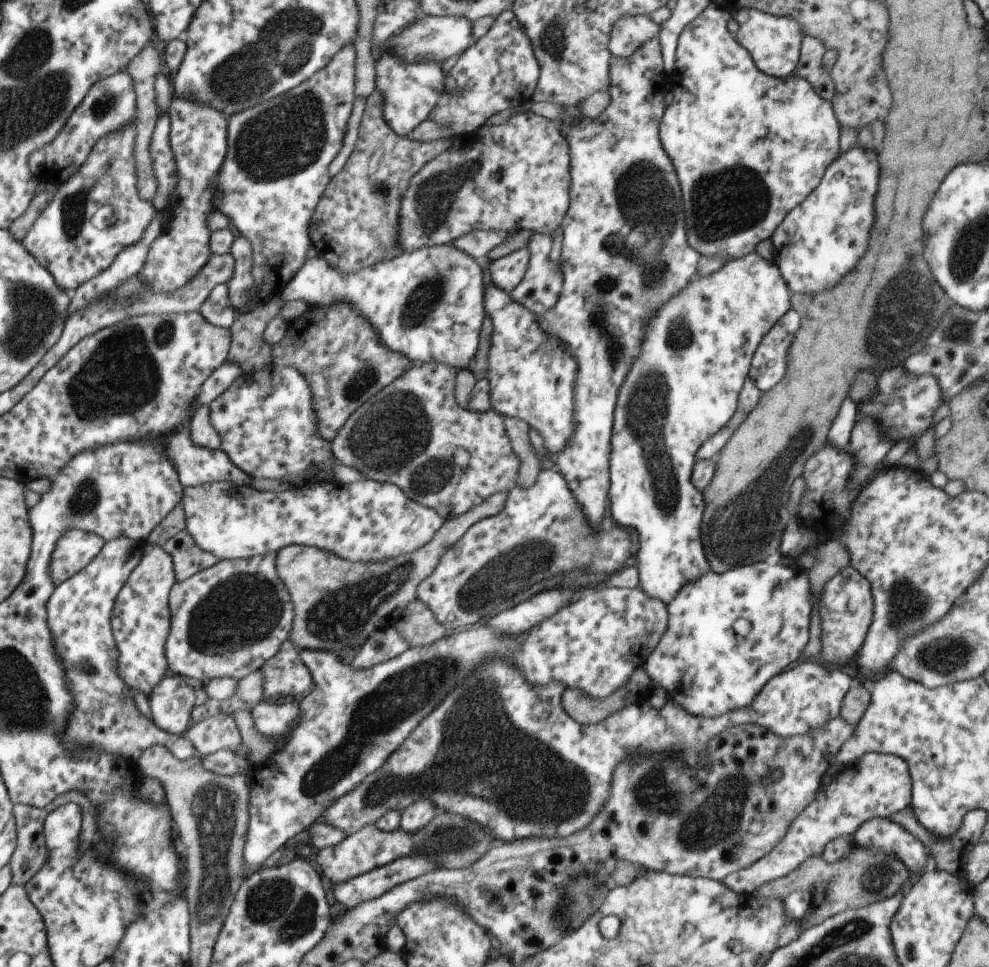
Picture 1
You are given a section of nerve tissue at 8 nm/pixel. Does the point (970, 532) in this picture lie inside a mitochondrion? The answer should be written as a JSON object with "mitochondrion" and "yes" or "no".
{"mitochondrion":"no"}

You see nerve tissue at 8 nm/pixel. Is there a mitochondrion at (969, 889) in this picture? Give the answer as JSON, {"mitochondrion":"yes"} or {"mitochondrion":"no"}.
{"mitochondrion":"no"}

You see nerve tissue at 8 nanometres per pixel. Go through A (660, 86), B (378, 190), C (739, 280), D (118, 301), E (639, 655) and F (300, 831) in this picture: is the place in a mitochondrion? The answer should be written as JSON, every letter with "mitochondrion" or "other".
{"A":"other","B":"mitochondrion","C":"other","D":"mitochondrion","E":"other","F":"other"}

